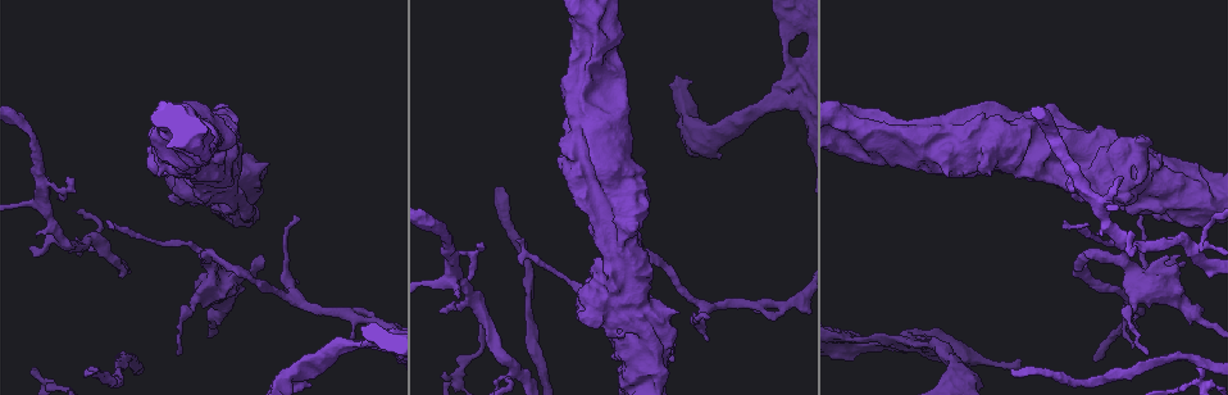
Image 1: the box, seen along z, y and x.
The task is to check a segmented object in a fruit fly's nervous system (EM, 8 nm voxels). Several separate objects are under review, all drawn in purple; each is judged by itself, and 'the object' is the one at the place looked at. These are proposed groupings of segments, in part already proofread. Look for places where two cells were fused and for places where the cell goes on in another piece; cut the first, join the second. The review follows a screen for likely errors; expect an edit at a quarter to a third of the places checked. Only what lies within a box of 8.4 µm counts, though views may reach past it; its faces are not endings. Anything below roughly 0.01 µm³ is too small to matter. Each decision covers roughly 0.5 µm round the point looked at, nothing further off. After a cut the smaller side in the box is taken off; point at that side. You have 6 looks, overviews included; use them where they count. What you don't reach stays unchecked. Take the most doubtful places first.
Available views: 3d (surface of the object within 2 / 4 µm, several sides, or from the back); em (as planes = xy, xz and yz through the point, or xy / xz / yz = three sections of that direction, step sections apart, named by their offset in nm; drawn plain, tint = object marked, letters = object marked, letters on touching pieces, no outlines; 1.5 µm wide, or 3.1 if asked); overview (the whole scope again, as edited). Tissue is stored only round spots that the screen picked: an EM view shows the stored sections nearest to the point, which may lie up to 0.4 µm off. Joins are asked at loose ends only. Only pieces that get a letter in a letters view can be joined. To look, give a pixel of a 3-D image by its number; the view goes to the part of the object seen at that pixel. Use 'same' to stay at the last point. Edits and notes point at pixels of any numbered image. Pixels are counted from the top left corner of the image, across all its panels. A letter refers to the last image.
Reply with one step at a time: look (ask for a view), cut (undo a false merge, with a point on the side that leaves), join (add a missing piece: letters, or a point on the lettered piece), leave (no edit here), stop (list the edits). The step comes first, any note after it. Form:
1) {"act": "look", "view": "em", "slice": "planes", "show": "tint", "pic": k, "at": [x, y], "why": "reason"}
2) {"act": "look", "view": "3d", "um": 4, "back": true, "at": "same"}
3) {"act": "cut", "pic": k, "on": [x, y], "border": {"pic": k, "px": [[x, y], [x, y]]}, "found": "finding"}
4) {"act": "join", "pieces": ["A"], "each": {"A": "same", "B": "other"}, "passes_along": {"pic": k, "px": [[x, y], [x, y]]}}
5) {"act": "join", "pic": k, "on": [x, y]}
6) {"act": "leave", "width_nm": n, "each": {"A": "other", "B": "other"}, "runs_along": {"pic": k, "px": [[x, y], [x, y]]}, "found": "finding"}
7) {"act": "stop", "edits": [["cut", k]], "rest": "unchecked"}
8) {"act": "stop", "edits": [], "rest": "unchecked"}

{"act": "look", "view": "3d", "um": 4, "pic": 1, "at": [1013, 369], "why": "branch stops here"}

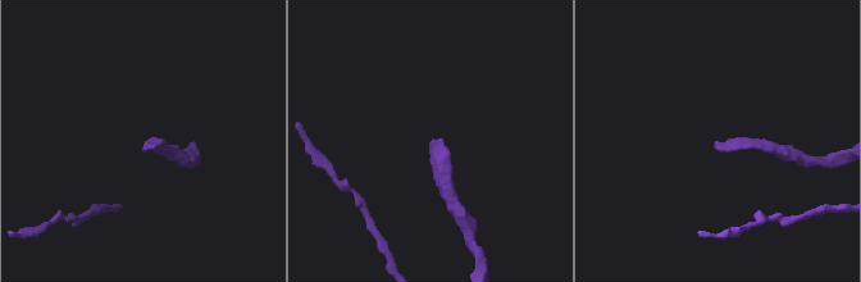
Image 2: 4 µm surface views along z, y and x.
{"act": "look", "view": "em", "slice": "yz", "step": 4, "show": "tint", "pic": 2, "at": [718, 146]}

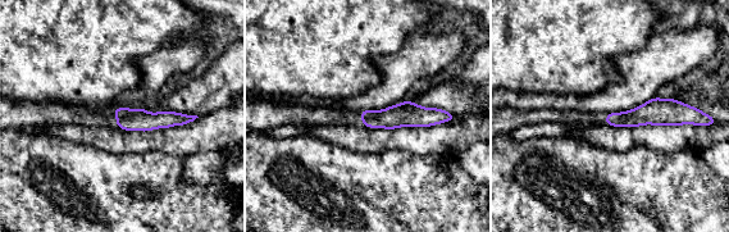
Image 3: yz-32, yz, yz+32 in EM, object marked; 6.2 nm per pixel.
{"act": "look", "view": "em", "slice": "planes", "show": "letters", "at": "same"}

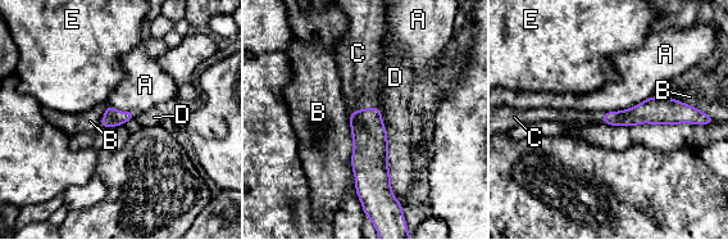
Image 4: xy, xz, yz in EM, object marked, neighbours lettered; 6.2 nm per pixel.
{"act": "join", "pieces": ["C"], "width_nm": 110, "longest_contact_nm": ["D", 600], "each": {"A": "other", "B": "other", "C": "same", "D": "other", "E": "other"}, "found": "it goes on there"}

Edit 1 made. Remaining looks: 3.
{"act": "look", "view": "overview"}

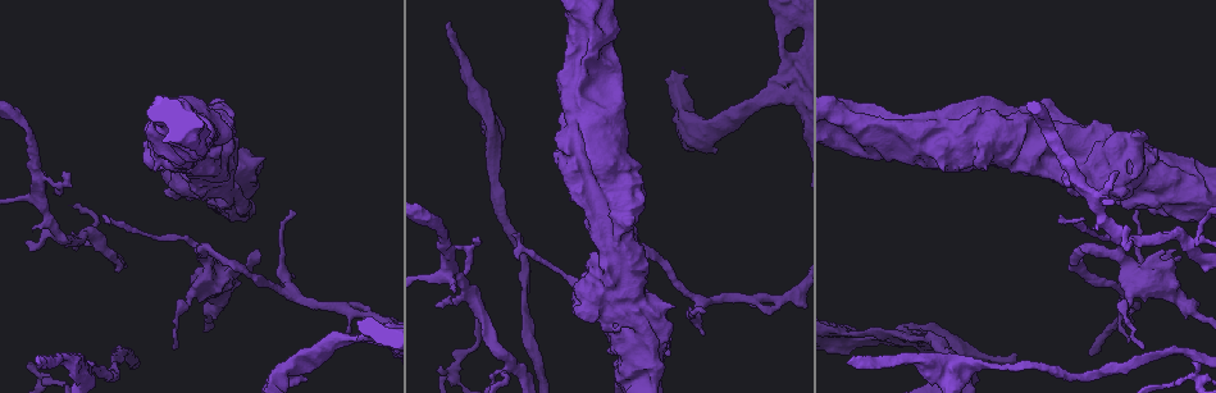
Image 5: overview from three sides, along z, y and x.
{"act": "look", "view": "em", "slice": "yz", "step": 4, "show": "letters", "pic": 5, "at": [32, 365], "why": "an open end"}

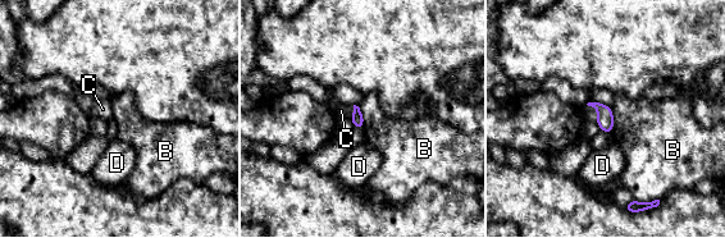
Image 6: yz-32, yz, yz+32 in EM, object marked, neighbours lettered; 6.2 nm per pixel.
{"act": "leave", "width_nm": 80, "each": {"B": "other", "C": "other", "D": "other"}, "border": {"pic": 6, "px": [[609, 106], [612, 114], [611, 134]]}, "found": "none of them fits"}

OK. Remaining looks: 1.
{"act": "stop", "edits": [["join", 4]], "rest": "unchecked"}

